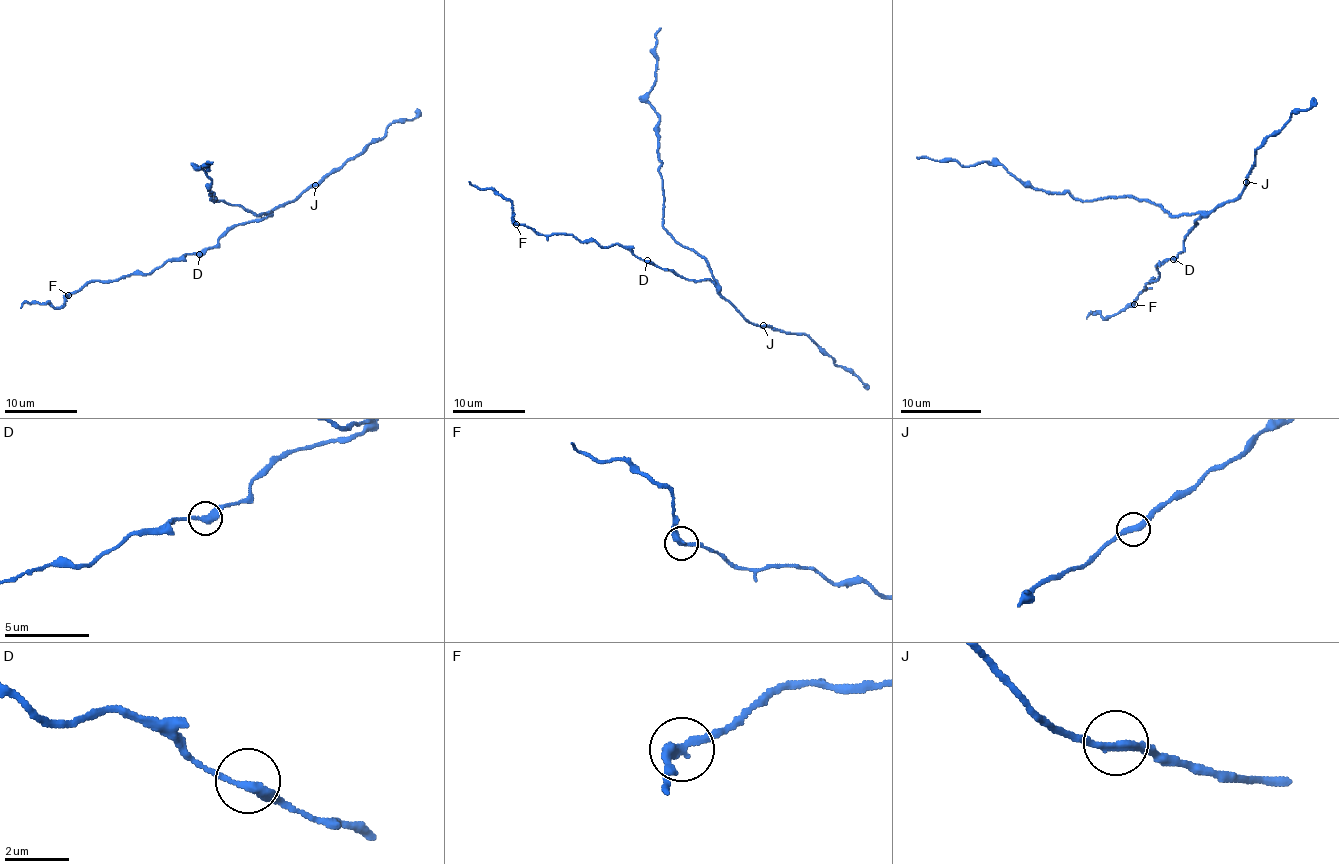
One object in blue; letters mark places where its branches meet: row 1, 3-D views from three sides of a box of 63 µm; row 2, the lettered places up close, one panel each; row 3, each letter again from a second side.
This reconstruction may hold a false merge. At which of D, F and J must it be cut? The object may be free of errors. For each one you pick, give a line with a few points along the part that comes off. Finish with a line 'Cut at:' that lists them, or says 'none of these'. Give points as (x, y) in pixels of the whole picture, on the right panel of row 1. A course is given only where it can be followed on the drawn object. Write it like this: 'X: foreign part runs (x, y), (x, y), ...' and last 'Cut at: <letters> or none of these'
Cut at: none of these

